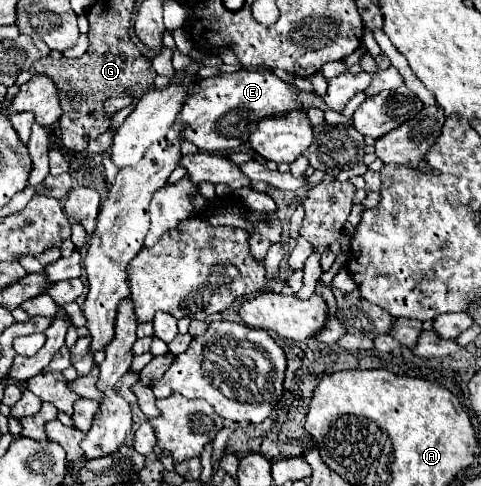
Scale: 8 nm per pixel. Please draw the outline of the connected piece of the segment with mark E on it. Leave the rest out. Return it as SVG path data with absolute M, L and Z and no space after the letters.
M236 71L220 73L202 79L190 99L178 113L180 121L188 123L186 139L202 151L238 149L248 143L248 137L258 129L258 123L266 117L286 117L292 111L306 111L302 103L302 91L276 77L272 71Z

